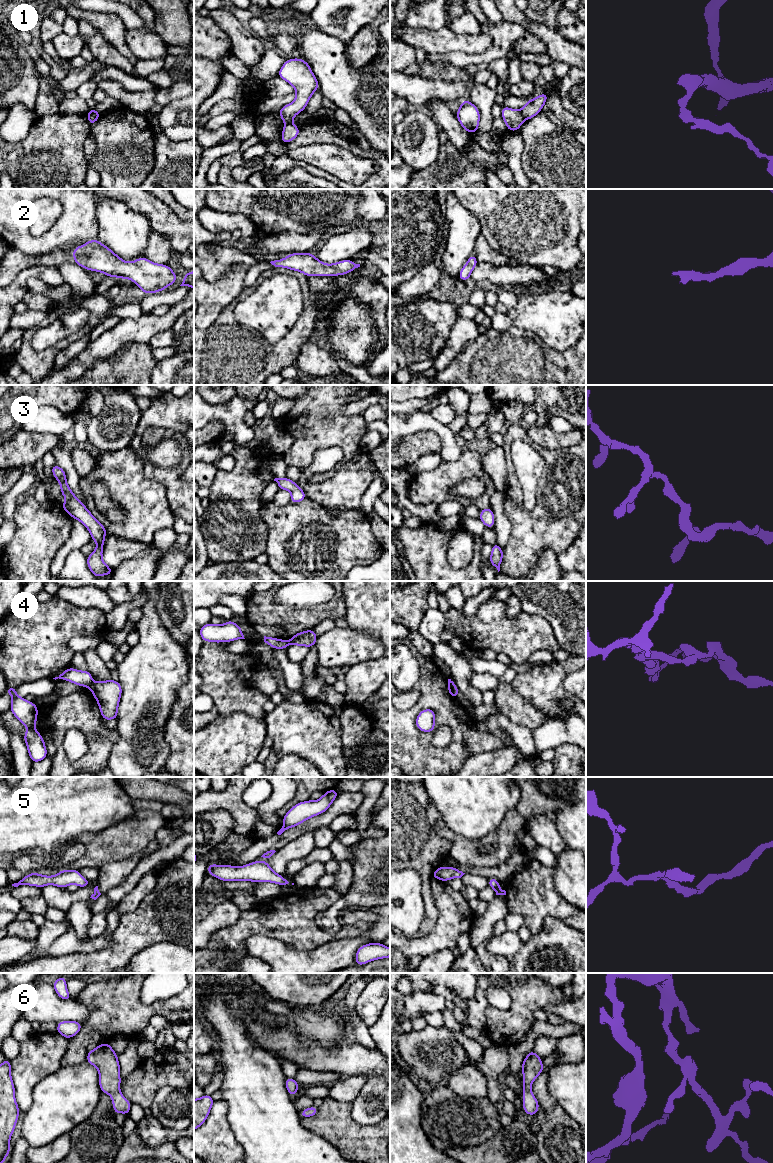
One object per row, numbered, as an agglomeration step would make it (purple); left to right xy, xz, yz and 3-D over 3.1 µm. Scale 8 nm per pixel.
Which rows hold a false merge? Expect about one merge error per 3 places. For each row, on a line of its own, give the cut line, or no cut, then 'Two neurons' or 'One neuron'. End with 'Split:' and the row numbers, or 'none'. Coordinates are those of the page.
1: Split along yz (519, 110), (524, 119). Two neurons
2: No split. One neuron
3: No split. One neuron
4: Split along xy (93, 683), (89, 687). Two neurons
5: No split. One neuron
6: No split. One neuron
Split: 1, 4

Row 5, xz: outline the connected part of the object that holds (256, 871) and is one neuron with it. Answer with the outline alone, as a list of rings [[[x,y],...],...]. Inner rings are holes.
[[[254,861],[241,867],[228,865],[209,864],[207,872],[222,881],[252,881],[272,882],[279,885],[286,885],[289,882],[282,876],[275,873],[266,862]]]

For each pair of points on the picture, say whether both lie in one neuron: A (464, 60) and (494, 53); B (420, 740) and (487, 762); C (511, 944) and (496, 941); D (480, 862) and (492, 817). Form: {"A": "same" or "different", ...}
{"A": "same", "B": "different", "C": "same", "D": "different"}

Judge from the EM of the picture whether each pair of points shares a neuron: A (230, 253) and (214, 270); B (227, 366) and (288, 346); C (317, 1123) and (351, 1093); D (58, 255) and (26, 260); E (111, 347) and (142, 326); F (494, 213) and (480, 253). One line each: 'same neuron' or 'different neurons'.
A: same neuron
B: same neuron
C: different neurons
D: same neuron
E: same neuron
F: different neurons

